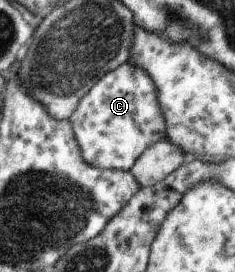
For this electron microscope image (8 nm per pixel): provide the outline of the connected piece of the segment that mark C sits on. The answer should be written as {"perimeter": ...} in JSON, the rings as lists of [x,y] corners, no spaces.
{"perimeter":[[[128,61],[94,83],[69,120],[83,159],[102,170],[130,171],[147,147],[166,137],[165,118],[152,77]]]}

